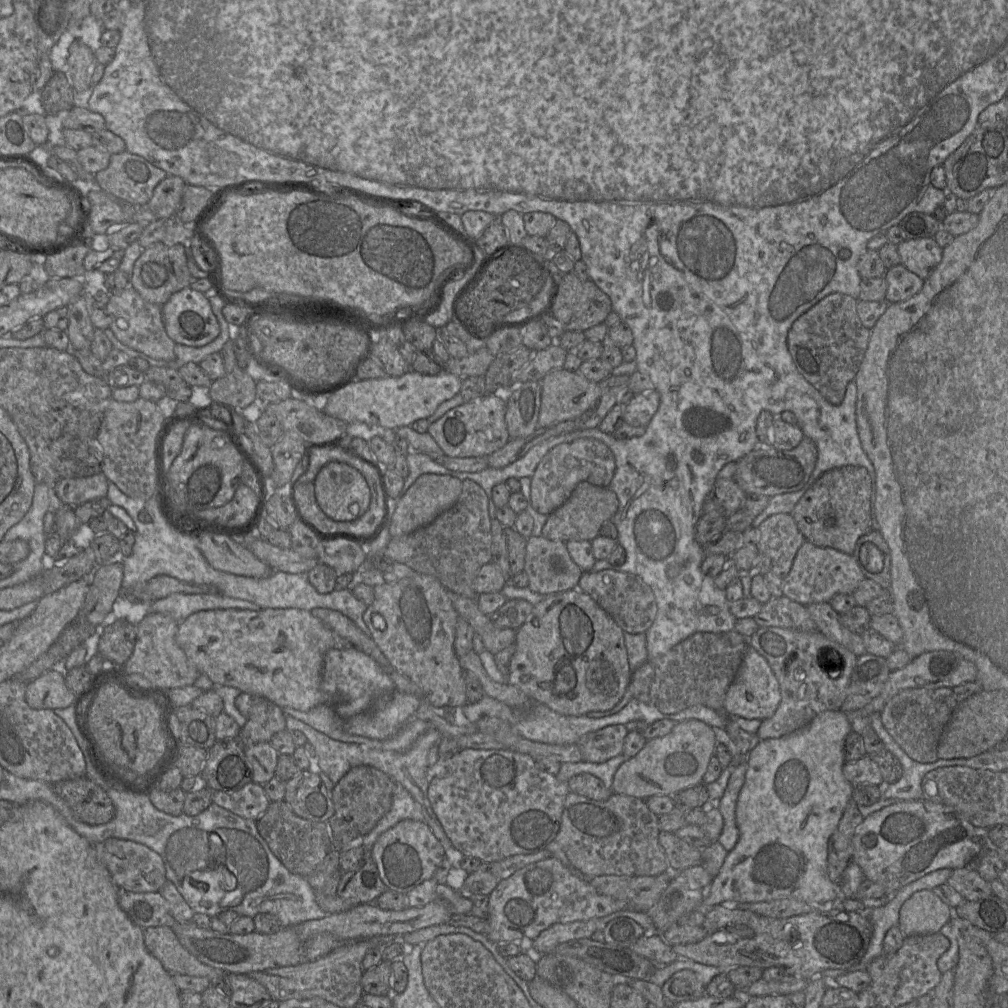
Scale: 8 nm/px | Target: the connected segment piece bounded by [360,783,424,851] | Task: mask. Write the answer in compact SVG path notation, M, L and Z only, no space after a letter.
M395 783L390 810L380 819L370 833L360 837L360 843L365 851L371 851L374 843L382 833L405 819L424 821L424 814L421 805L411 794L400 783Z

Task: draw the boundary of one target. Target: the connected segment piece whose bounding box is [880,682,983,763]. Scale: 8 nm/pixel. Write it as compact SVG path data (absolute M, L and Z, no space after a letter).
M978 682L935 689L906 689L887 702L880 713L881 721L894 741L911 759L919 763L933 763L939 759L939 741L955 709L964 700L982 691Z

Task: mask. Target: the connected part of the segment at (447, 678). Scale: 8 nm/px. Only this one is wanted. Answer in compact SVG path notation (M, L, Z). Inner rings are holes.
M414 572L411 576L396 583L377 584L373 587L375 598L369 605L363 619L370 635L391 665L401 674L407 676L422 691L422 696L435 707L460 706L467 701L464 683L464 669L454 649L456 625L459 614L449 597L449 591L434 576ZM374 614L379 614L386 622L385 630L379 630L373 625Z

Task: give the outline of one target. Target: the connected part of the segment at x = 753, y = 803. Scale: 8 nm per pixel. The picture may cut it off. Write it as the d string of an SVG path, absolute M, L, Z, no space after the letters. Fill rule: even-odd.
M828 710L815 716L804 727L780 738L760 740L747 755L747 771L744 784L736 803L736 823L739 830L739 839L734 848L728 852L718 875L711 884L704 887L702 910L717 905L737 905L744 903L764 902L783 898L794 898L811 905L831 904L841 897L841 886L832 882L827 875L828 841L836 830L848 802L853 799L854 786L843 775L844 744L847 735L852 731L849 714L841 710Z

